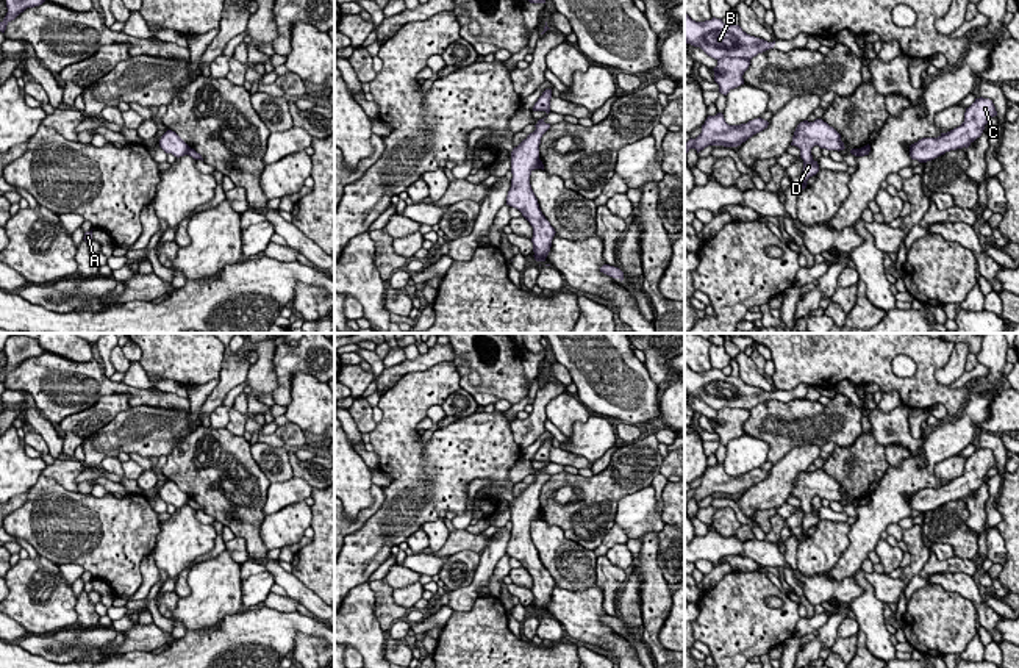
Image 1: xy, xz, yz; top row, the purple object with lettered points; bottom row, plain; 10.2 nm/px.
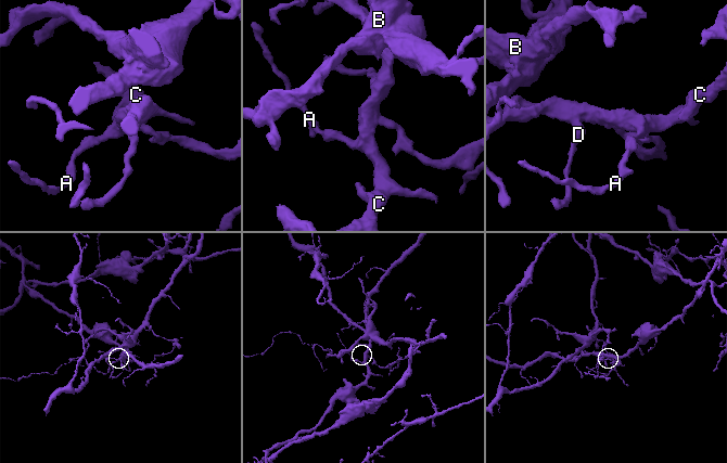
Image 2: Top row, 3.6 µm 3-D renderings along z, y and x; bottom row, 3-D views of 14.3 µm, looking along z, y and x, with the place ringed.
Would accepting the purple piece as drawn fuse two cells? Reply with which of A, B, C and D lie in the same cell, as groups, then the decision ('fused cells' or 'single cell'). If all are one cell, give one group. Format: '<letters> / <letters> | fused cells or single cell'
A C D / B | fused cells

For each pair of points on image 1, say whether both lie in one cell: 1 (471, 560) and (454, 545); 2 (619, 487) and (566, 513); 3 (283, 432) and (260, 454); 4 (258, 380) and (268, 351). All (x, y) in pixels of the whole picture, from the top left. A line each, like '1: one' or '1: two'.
1: two
2: one
3: two
4: one

